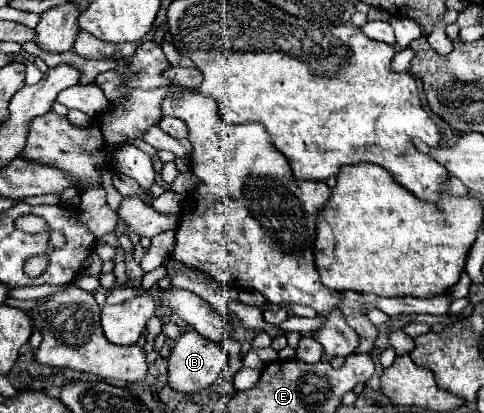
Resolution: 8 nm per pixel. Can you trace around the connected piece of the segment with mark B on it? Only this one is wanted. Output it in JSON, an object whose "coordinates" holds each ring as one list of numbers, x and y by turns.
{"coordinates":[[188,330,178,338,178,342,172,348,172,354,168,358,168,384,174,390,186,392,186,394,198,392,202,388,208,388,210,384,214,384,214,380,224,370,224,366,226,366,226,352,220,348,220,344,208,342,204,336,196,334,196,330]]}

